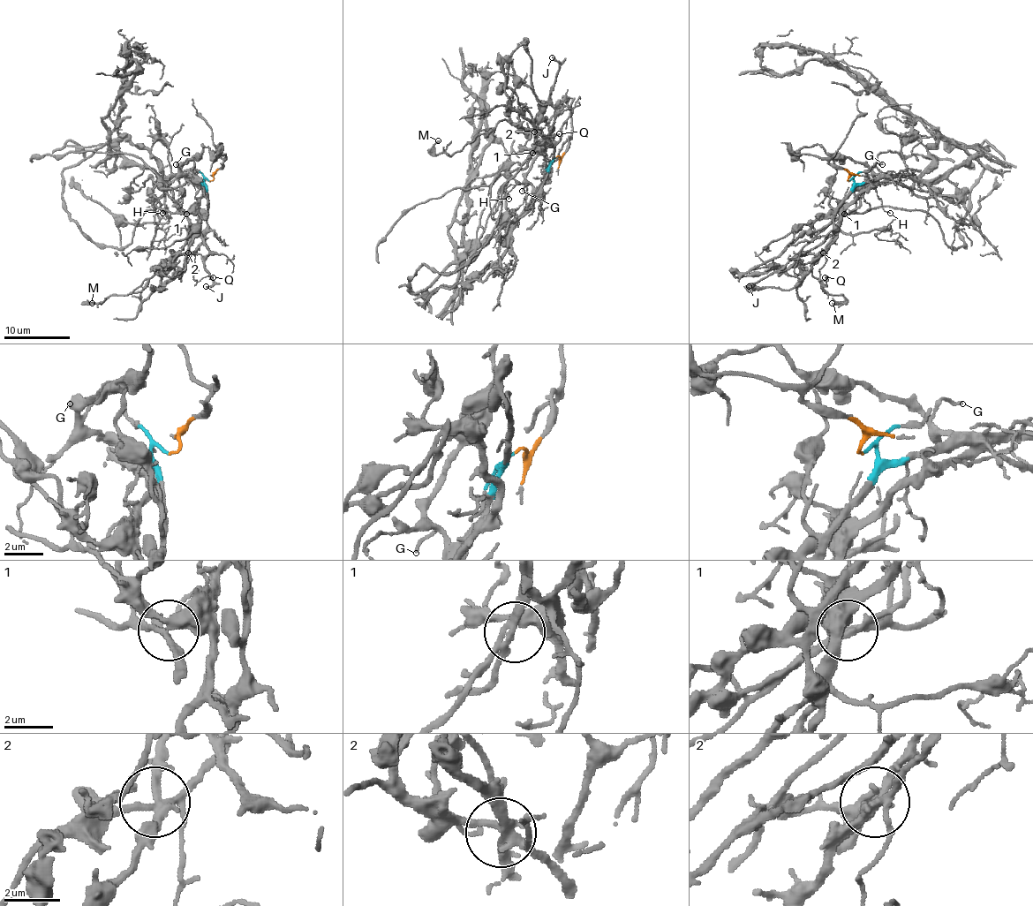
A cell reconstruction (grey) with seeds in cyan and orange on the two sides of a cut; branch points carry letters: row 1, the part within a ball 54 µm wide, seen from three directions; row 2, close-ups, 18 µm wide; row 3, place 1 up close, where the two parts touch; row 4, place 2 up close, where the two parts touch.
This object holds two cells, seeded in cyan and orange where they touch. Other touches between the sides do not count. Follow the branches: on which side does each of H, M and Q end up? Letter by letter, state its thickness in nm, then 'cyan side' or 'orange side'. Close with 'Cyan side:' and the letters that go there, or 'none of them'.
H: 120 nm | orange side
M: 150 nm | cyan side
Q: 160 nm | cyan side
Cyan side: M, Q

